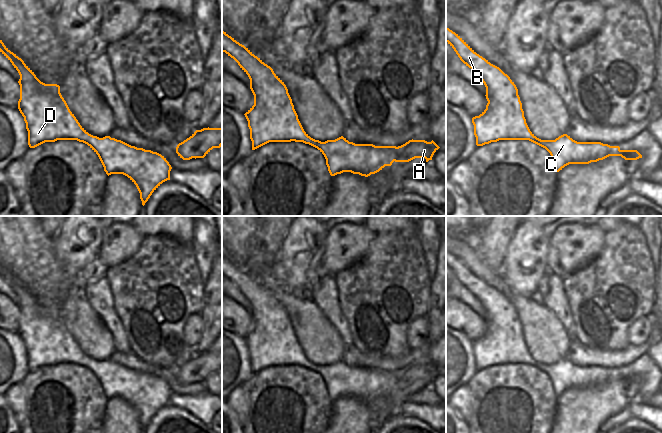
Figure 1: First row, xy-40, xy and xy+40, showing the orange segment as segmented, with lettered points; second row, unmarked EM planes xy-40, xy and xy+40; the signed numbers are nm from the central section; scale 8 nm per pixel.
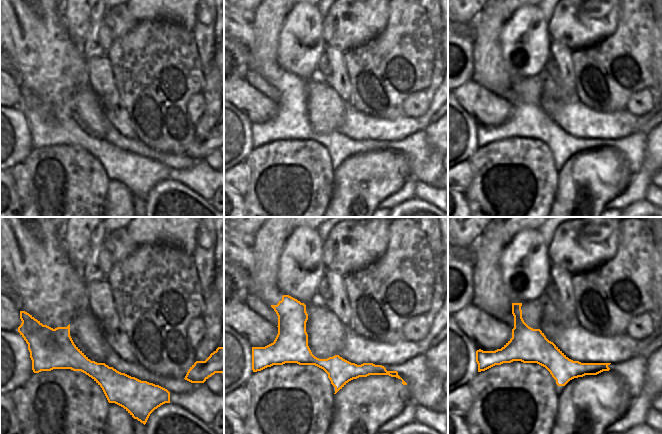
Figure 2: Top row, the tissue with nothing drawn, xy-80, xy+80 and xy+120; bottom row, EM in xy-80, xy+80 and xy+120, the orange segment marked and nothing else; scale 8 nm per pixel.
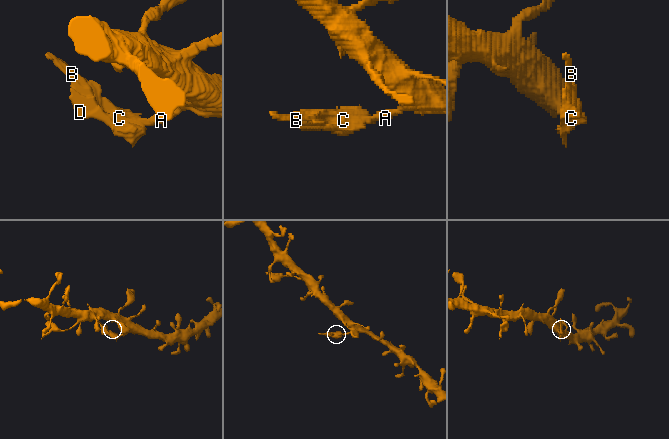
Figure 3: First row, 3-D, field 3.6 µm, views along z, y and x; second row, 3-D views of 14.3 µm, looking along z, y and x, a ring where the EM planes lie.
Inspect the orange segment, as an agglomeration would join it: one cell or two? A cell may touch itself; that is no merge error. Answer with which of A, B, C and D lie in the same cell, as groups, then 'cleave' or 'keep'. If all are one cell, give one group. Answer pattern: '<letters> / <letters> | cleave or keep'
A / B C D | cleave

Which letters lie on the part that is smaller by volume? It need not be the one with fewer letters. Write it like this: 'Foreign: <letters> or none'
Foreign: B, C, D

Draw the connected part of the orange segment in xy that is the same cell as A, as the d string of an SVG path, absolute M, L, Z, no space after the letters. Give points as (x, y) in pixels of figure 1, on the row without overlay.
M409 364L405 368L396 371L395 377L398 383L395 386L409 386L415 382L425 382L426 386L432 384L434 377L440 371L432 364Z

